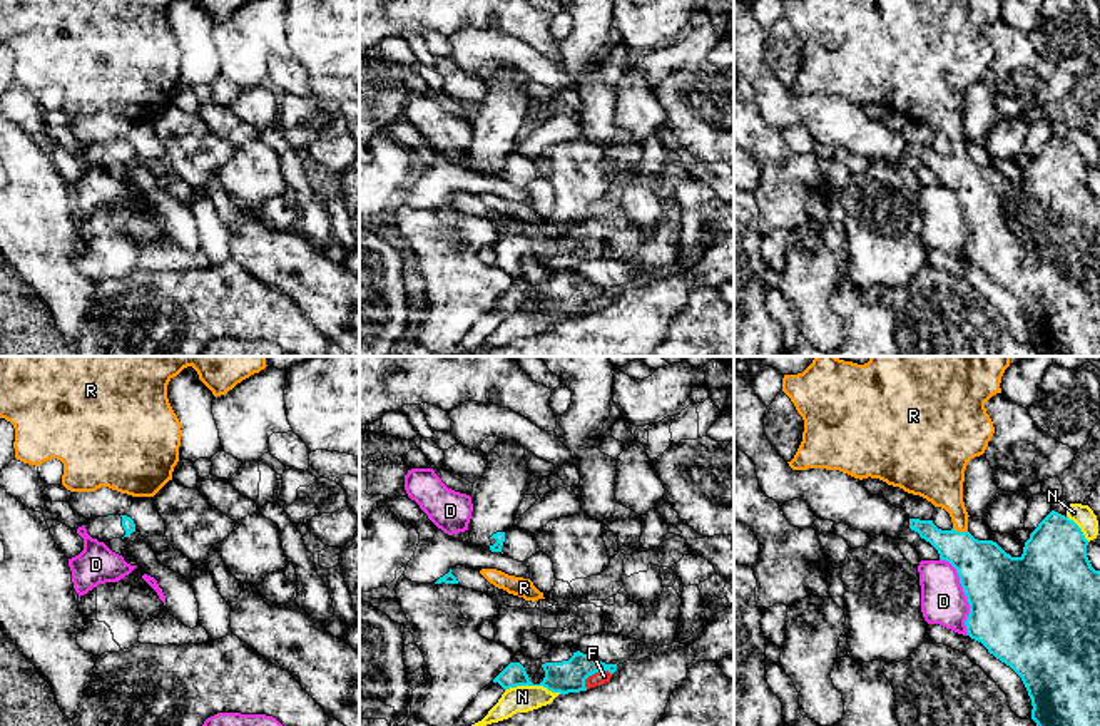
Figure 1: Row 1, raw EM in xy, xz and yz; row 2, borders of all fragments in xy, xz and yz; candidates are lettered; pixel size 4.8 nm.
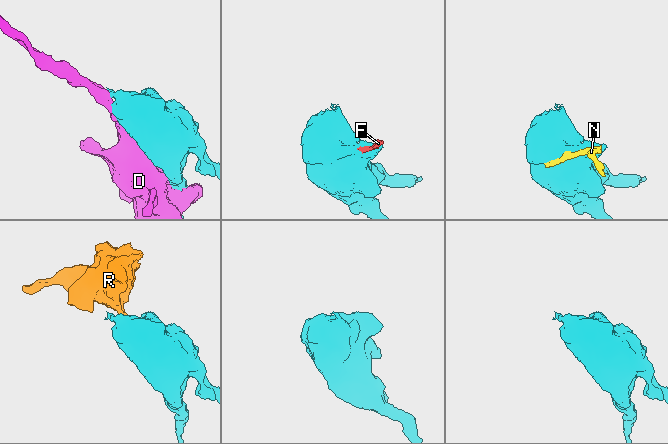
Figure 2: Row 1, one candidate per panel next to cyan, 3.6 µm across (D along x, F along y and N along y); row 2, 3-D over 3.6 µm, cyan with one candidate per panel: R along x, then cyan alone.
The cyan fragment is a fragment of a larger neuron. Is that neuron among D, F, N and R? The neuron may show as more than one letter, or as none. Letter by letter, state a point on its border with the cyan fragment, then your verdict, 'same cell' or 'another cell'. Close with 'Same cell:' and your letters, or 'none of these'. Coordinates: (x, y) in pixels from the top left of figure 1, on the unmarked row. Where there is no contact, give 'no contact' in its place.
D: yz (965, 219) | another cell
F: xz (594, 298) | another cell
N: xz (534, 310) | another cell
R: yz (960, 158) | another cell
Same cell: none of these

